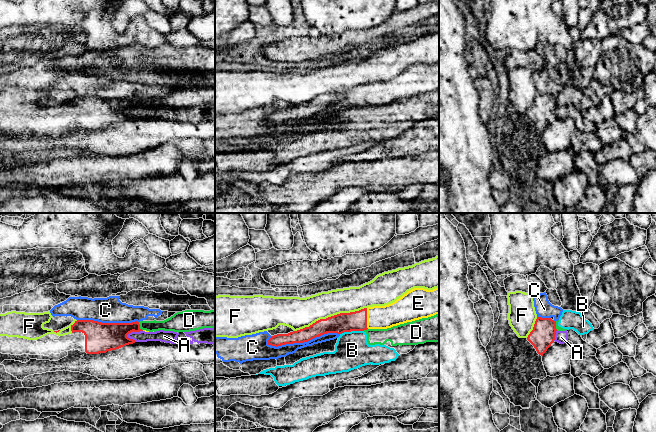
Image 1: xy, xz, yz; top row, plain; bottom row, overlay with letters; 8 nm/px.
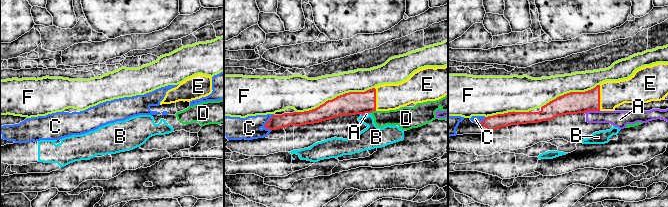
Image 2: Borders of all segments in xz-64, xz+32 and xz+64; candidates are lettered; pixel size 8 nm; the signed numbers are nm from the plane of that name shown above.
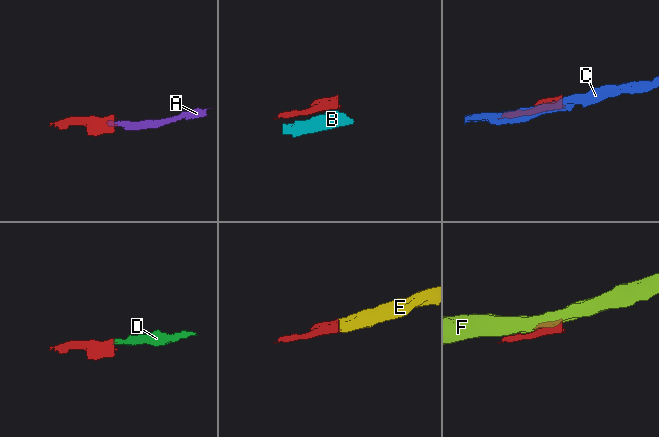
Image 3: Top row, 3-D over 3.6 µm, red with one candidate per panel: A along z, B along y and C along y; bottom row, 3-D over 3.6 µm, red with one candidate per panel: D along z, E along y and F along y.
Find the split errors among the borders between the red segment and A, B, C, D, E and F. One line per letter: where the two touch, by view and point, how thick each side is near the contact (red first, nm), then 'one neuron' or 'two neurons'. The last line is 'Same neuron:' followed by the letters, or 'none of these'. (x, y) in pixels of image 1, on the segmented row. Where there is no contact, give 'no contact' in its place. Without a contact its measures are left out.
A: xy (134, 331) | 220/100 nm | two neurons
B: xz (351, 330) | 160/280 nm | two neurons
C: xz (303, 342) | 130/100 nm | two neurons
D: xy (139, 326) | 220/110 nm | two neurons
E: xz (366, 318) | 160/190 nm | one neuron
F: xz (331, 316) | 160/240 nm | two neurons
Same neuron: E

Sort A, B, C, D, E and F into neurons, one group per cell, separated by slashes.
A / B D / C / E / F

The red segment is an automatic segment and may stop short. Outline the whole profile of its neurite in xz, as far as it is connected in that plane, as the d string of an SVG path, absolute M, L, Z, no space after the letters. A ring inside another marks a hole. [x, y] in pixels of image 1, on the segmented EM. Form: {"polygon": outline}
{"polygon": "M439 287L433 290L414 288L391 304L340 313L320 319L309 327L274 335L268 340L268 345L278 347L304 343L327 333L387 329L436 314L439 314Z"}

